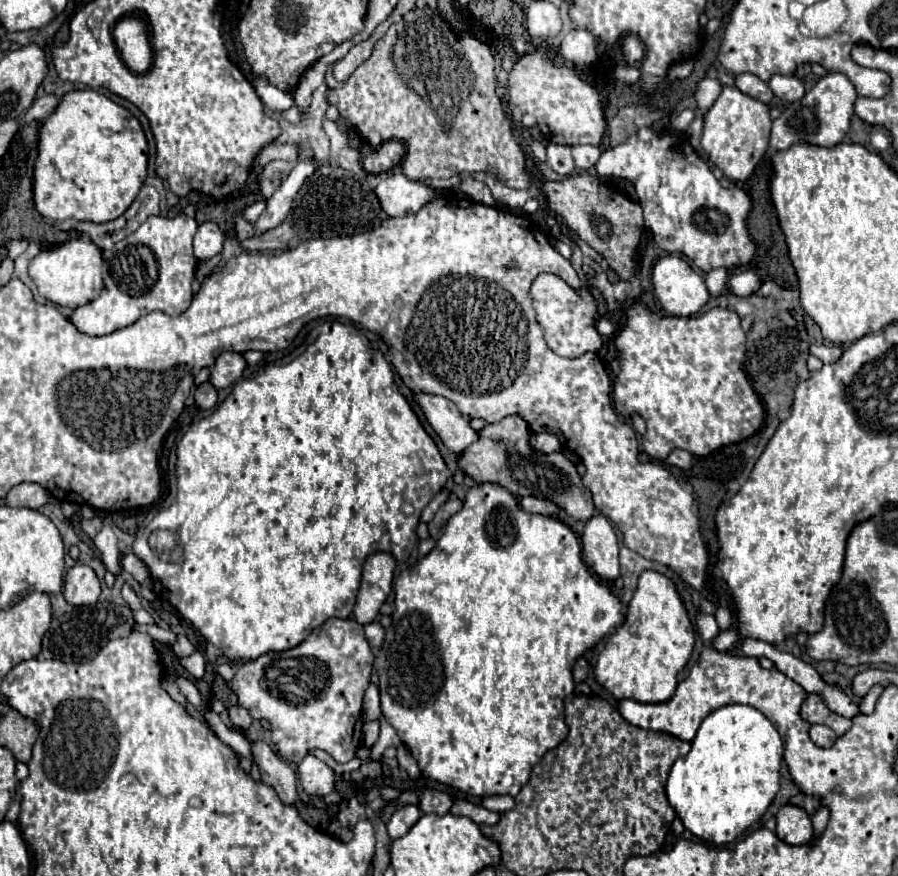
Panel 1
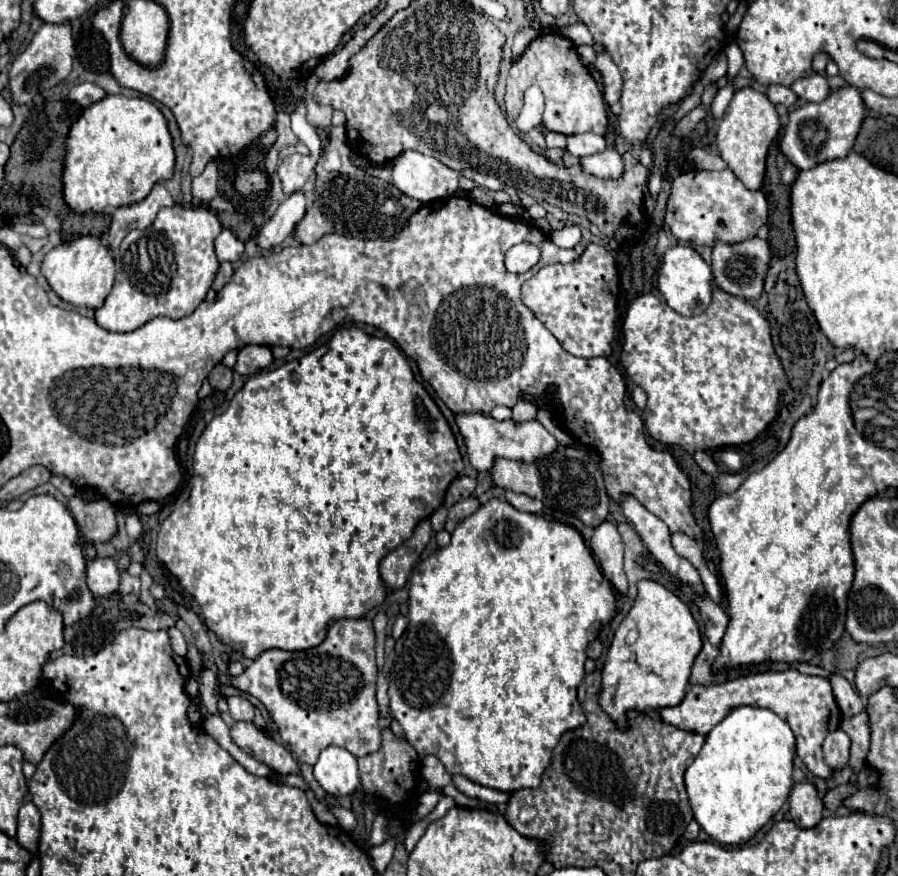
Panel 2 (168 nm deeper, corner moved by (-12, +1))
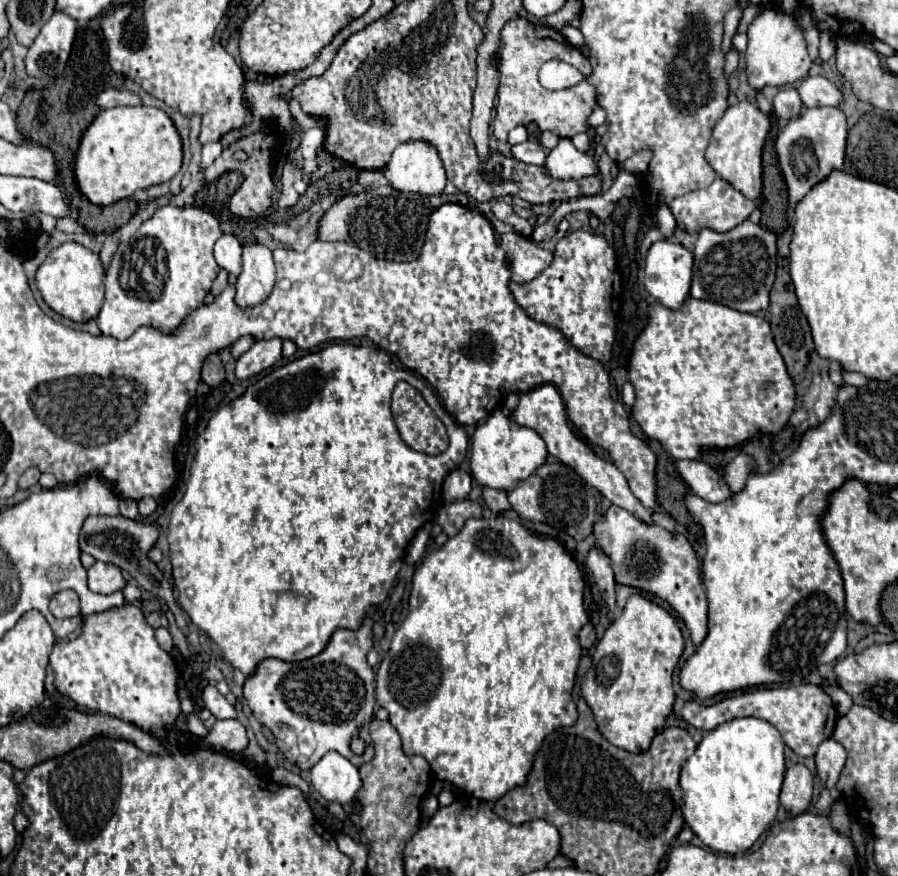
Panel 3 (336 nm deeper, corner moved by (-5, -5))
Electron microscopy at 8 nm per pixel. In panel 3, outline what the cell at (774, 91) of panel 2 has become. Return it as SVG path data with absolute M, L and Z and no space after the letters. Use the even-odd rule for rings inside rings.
M784 87L774 97L774 113L780 119L798 117L800 109L802 109L802 101L800 101L800 95L798 95L798 91L794 87Z

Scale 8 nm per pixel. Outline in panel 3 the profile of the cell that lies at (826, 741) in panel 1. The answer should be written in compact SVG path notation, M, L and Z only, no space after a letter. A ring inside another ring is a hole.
M826 739L820 743L816 751L816 769L818 769L820 783L824 787L832 789L838 783L844 763L846 763L846 751L838 741Z

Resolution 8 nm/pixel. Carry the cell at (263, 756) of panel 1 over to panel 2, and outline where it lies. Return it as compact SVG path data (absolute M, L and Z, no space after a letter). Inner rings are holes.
M237 721L231 727L231 737L245 753L249 753L257 761L269 765L273 771L283 773L283 775L299 773L297 761L291 757L291 753L283 745L269 739L251 721Z

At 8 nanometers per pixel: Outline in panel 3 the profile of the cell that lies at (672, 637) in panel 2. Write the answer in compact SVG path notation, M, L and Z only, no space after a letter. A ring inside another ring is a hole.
M630 595L622 615L612 621L592 655L592 667L582 681L582 697L594 713L600 733L626 751L646 751L652 735L672 713L672 675L684 651L678 621L644 595Z

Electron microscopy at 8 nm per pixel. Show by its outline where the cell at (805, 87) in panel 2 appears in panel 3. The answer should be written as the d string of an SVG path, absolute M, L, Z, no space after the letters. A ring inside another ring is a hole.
M822 75L806 77L798 85L798 95L806 107L826 107L826 105L838 107L842 103L840 89Z

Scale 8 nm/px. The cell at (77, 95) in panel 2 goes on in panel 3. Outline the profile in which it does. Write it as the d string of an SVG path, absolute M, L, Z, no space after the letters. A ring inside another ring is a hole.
M106 89L96 95L96 105L100 109L110 109L110 107L118 107L118 105L140 105L140 97L130 91Z

